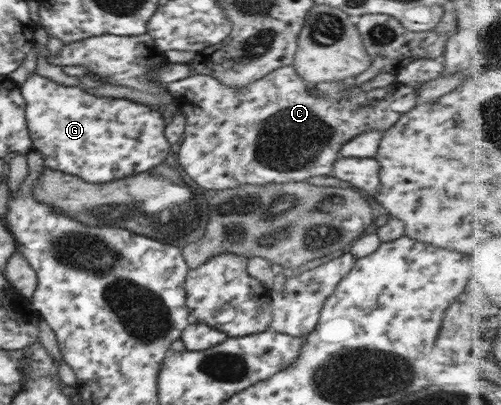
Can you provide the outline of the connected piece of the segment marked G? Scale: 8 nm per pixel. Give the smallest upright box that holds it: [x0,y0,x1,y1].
[18,73,170,184]

